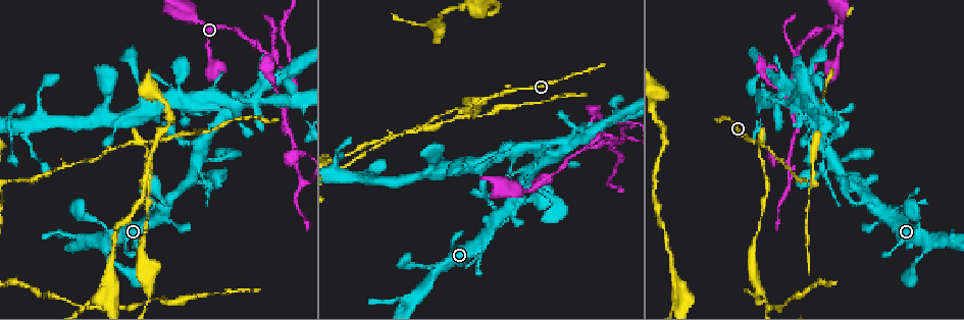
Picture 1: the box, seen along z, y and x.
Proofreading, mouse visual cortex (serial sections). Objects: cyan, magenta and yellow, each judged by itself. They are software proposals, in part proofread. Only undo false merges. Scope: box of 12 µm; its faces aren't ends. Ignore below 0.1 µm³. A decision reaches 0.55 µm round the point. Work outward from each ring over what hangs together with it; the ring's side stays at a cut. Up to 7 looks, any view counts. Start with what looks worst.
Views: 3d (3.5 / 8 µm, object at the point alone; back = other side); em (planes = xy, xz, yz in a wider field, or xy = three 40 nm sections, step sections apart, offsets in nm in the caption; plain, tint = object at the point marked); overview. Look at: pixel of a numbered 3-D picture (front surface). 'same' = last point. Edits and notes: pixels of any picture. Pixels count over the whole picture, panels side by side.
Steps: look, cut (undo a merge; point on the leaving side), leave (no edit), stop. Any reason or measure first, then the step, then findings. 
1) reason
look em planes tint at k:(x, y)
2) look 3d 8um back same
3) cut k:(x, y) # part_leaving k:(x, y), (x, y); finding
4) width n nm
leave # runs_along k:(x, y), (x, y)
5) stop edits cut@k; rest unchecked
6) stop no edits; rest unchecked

a fork
look 3d 3.5um at 1:(756, 140)

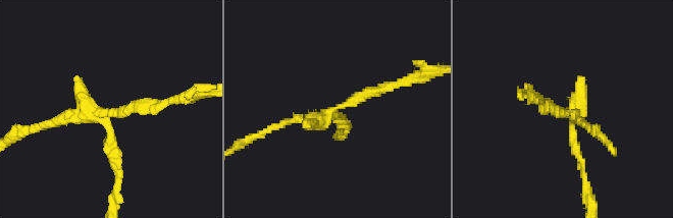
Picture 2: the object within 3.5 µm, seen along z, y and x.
look em planes tint at 2:(100, 114)

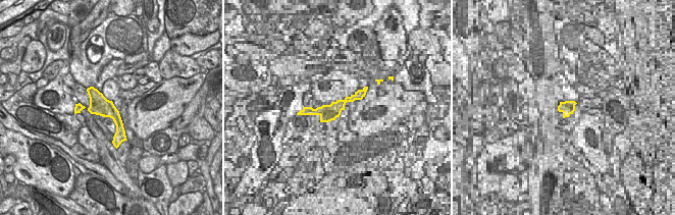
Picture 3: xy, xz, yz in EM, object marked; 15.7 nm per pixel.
another direction
look em xy step 1 tint same

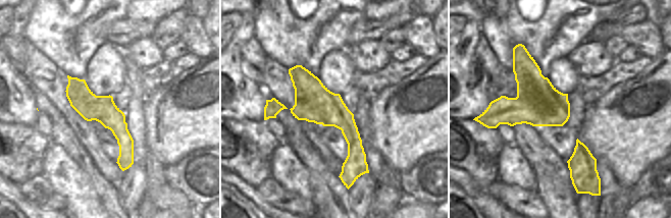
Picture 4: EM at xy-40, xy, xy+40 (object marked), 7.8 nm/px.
cut 2:(116, 157) # part_leaving 2:(104, 125), (119, 175), (113, 207); a second cell is stuck on

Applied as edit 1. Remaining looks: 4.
narrows sharply
look 3d 3.5um at 1:(279, 63)

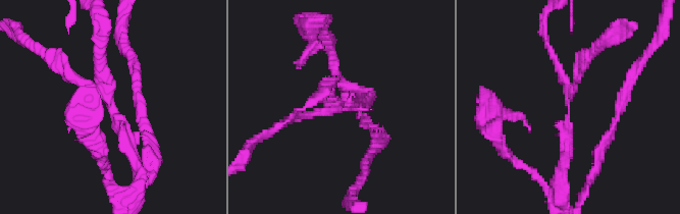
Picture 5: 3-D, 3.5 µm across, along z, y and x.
shape alone is not enough
look em xy step 3 tint at 5:(569, 112)

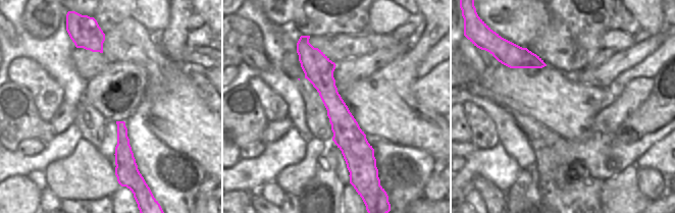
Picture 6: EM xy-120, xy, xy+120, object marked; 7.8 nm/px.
cut 5:(97, 54) # two cells meet here

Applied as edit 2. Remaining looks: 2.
stop edits cut@2, cut@5; rest unchecked

